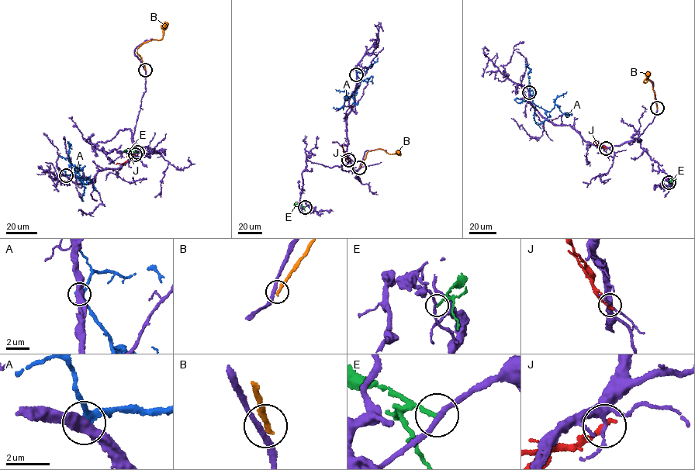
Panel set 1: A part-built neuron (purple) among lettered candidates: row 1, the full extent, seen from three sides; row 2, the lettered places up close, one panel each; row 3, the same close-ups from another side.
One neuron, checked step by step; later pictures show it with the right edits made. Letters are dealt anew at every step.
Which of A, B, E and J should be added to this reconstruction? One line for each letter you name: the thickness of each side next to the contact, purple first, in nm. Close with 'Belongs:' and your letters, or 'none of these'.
Belongs: none of these

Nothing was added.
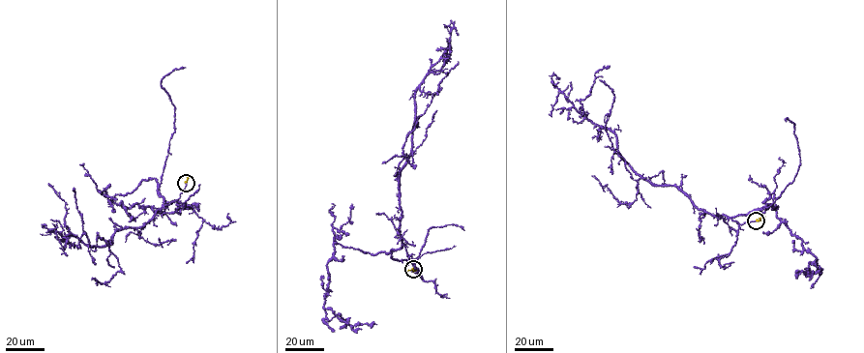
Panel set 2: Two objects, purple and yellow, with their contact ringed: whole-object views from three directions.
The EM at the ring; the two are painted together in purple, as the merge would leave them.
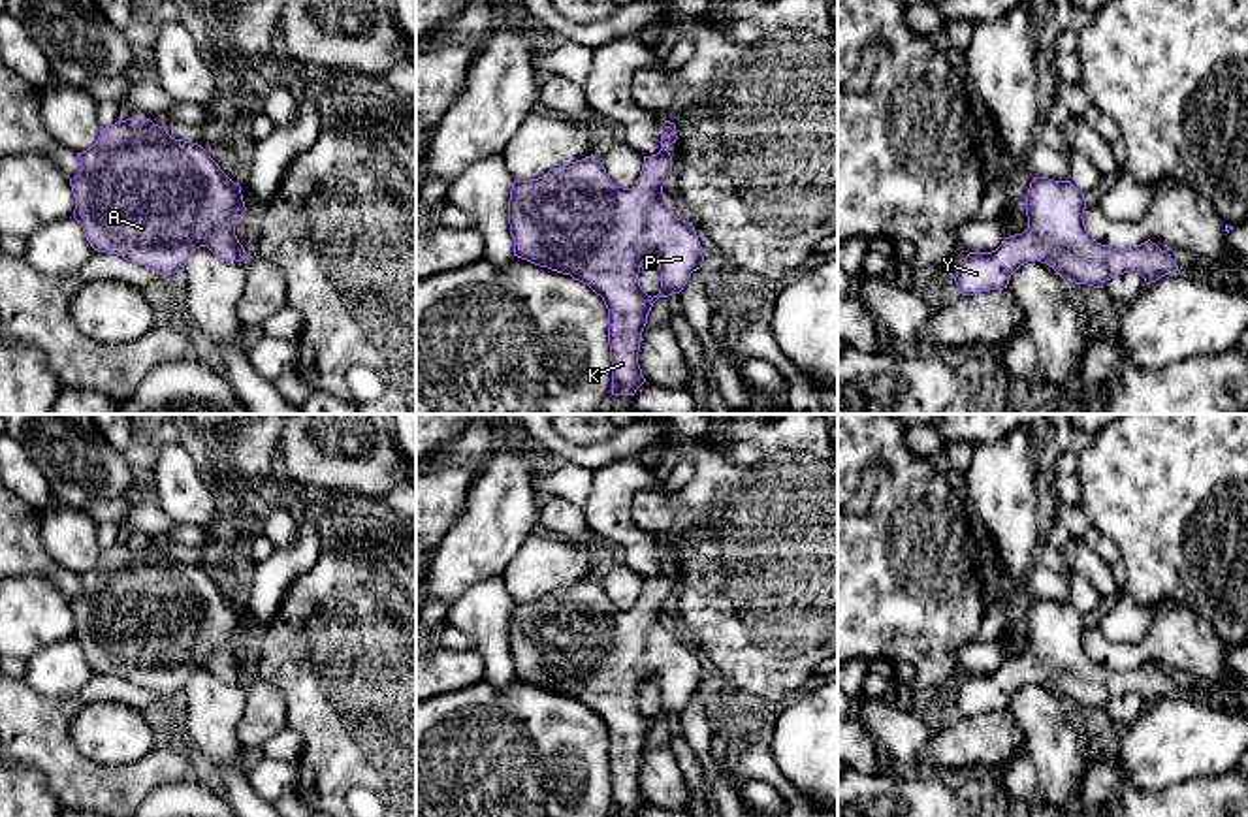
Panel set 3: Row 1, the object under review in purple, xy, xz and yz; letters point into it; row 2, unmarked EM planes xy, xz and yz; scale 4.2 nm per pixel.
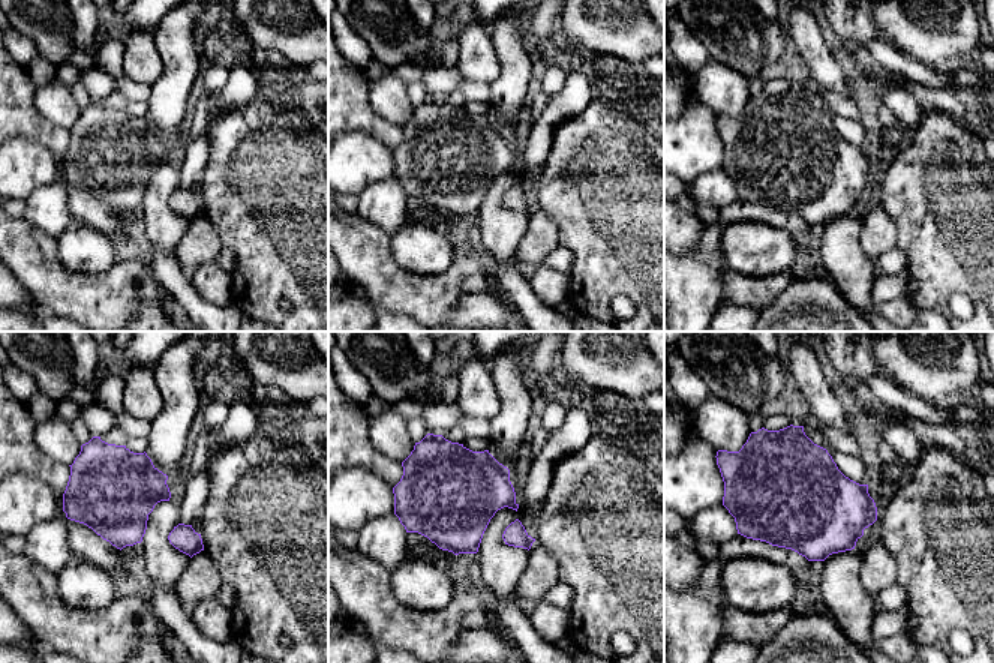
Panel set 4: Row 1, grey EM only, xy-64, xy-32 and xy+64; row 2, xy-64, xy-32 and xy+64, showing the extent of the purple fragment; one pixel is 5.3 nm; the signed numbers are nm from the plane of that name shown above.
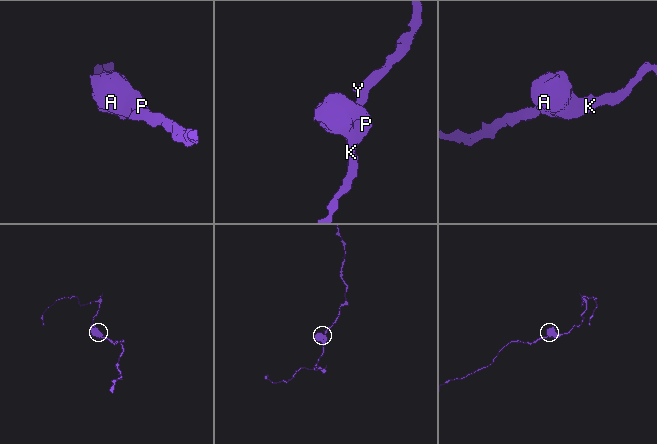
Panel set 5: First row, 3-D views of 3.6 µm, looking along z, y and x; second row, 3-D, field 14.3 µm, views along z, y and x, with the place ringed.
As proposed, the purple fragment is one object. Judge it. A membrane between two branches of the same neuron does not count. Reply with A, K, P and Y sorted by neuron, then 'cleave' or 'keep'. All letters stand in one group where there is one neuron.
A K P Y | keep

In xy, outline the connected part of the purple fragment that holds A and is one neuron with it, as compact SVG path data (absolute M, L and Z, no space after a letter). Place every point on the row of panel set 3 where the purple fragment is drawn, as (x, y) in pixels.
M126 119L100 130L96 143L77 152L81 171L70 179L73 218L98 252L173 275L190 254L207 247L226 262L248 258L235 235L247 211L241 186L233 183L198 143L175 139L151 119Z

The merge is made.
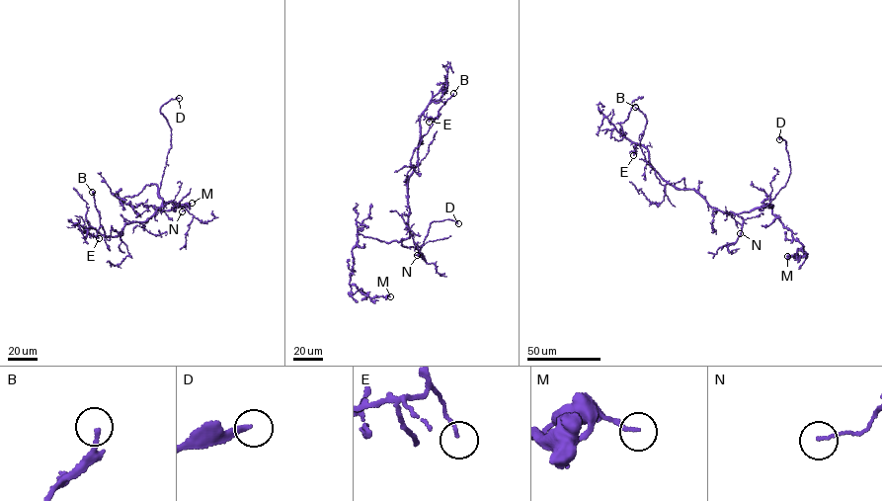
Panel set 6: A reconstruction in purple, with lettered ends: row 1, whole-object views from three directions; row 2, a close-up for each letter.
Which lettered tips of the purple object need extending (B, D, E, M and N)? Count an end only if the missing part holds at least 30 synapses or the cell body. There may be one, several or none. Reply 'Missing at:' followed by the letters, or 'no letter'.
Missing at: D

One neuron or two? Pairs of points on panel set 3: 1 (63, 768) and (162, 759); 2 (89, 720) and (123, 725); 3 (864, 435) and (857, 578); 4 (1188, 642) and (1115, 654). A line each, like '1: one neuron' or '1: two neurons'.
1: one neuron
2: one neuron
3: one neuron
4: one neuron

